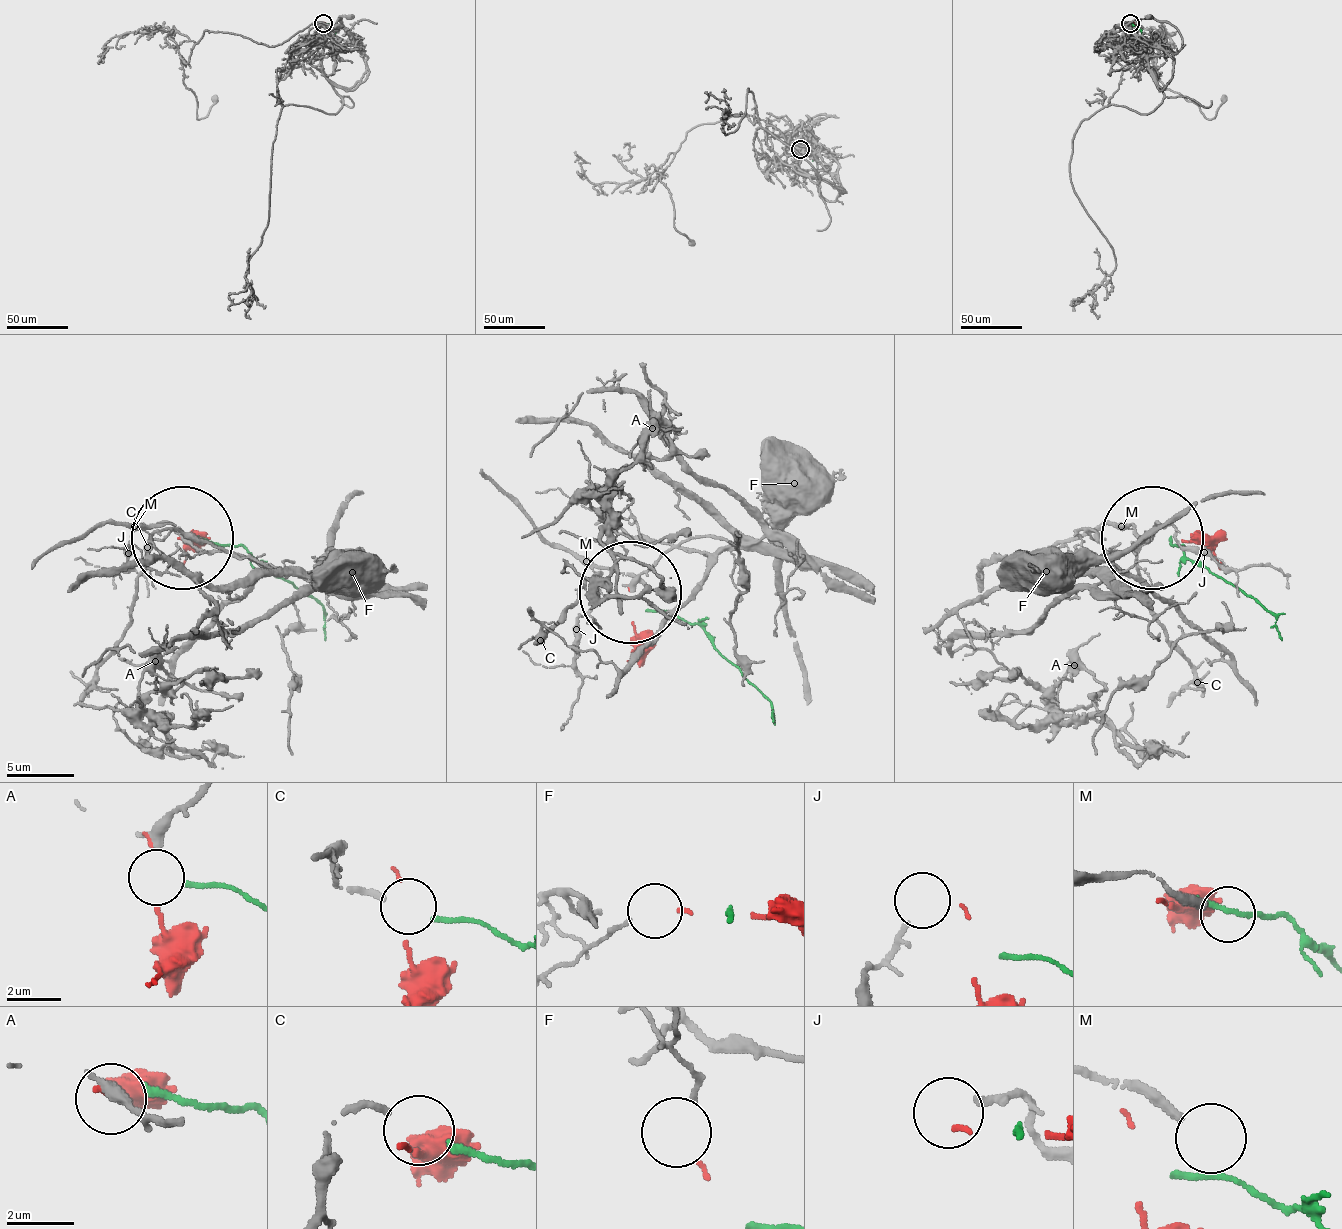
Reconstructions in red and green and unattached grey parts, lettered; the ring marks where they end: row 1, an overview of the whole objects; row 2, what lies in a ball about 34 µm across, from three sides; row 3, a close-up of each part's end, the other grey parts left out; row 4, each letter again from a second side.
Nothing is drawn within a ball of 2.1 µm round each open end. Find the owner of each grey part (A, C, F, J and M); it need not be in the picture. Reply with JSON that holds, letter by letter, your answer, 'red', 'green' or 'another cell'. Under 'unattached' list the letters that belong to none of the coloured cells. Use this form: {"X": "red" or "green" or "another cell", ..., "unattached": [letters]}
{"A": "another cell", "C": "green", "F": "red", "J": "another cell", "M": "another cell", "unattached": ["A", "J", "M"]}

